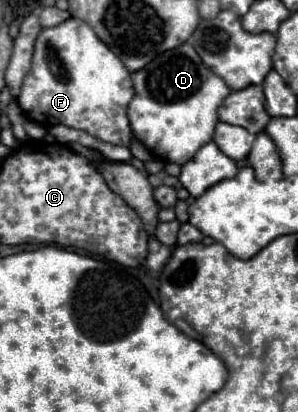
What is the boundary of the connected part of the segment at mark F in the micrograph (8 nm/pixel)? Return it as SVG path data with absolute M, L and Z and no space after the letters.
M71 17L63 21L63 25L39 33L33 65L23 79L17 101L25 115L35 123L45 127L73 127L99 141L127 147L133 137L127 121L127 105L133 95L131 75L119 57L99 41L85 21Z

